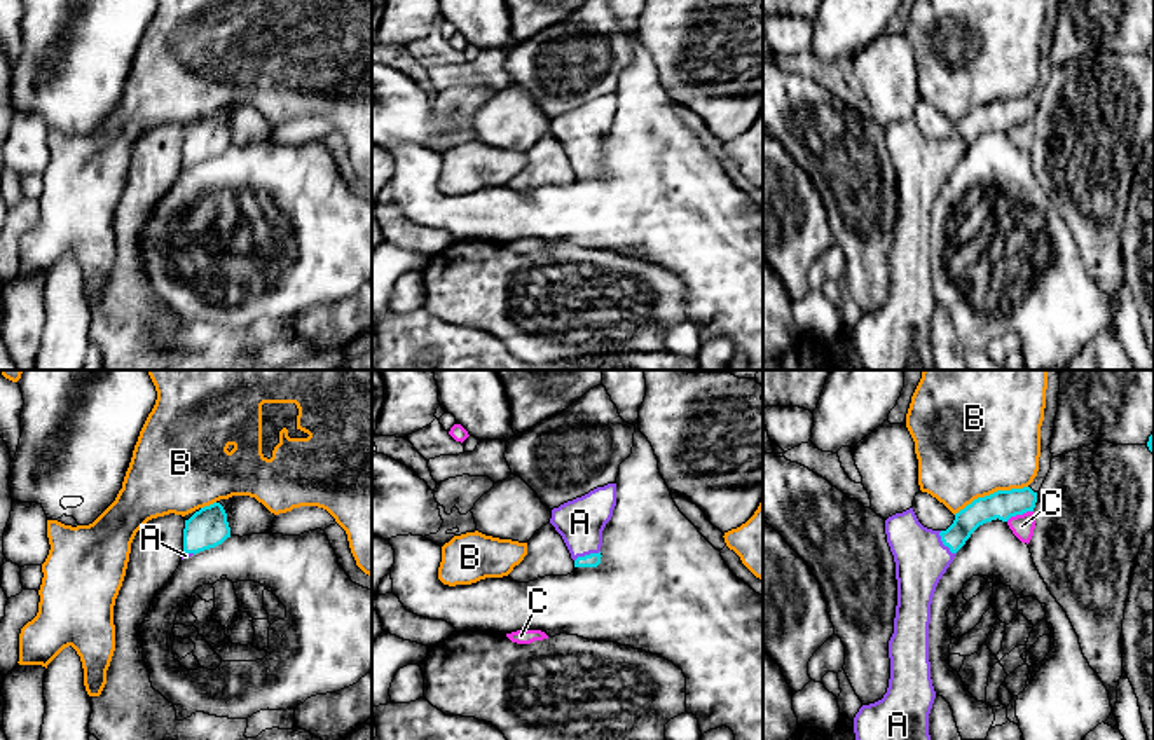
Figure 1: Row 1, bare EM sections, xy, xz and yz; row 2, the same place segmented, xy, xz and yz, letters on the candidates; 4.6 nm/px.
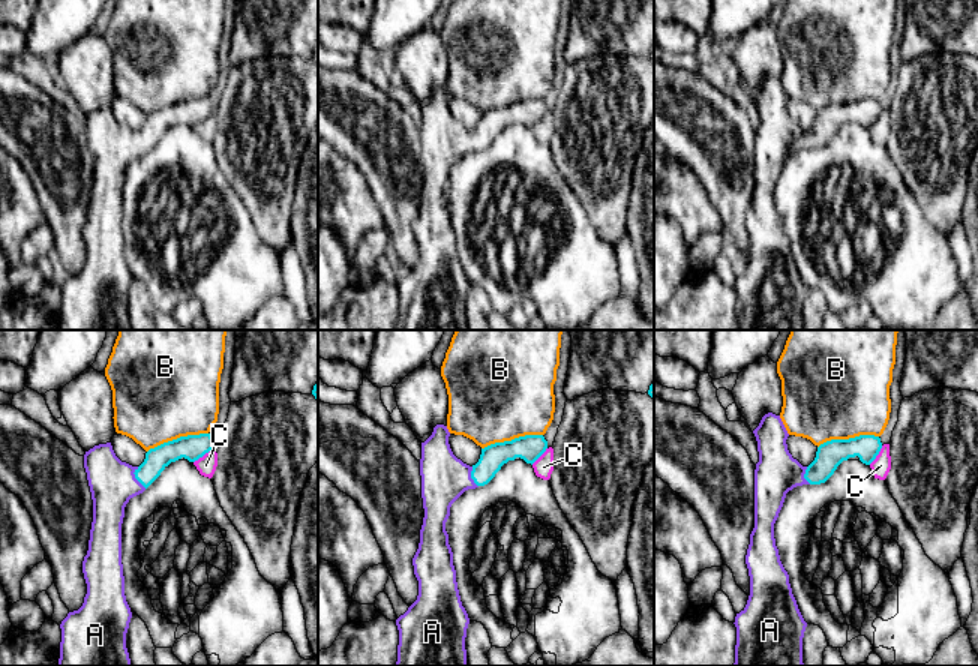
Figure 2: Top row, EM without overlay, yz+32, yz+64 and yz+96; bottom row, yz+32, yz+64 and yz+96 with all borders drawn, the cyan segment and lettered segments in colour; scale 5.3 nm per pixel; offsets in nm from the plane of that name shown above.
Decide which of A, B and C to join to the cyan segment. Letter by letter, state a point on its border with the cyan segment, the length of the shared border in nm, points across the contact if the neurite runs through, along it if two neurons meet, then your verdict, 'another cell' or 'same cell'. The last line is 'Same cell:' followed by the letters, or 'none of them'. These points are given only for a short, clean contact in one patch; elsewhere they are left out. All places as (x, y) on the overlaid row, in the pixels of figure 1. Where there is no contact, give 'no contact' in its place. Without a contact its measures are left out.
A: contact yz (943, 543); length 130 nm; way yz (982, 510), (943, 543), (920, 557); same cell
B: contact yz (990, 494); length 360 nm; another cell
C: contact yz (1018, 513); length 140 nm; another cell
Same cell: A

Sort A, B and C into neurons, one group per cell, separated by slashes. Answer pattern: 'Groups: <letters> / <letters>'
Groups: A / B / C

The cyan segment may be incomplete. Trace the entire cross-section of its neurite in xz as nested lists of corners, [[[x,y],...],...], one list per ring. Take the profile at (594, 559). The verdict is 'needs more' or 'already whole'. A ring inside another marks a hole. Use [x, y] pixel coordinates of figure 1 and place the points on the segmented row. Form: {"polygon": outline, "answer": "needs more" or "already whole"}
{"polygon": [[[608,483],[552,510],[550,524],[562,536],[574,567],[601,564],[602,531],[615,506],[616,483]]], "answer": "needs more"}

